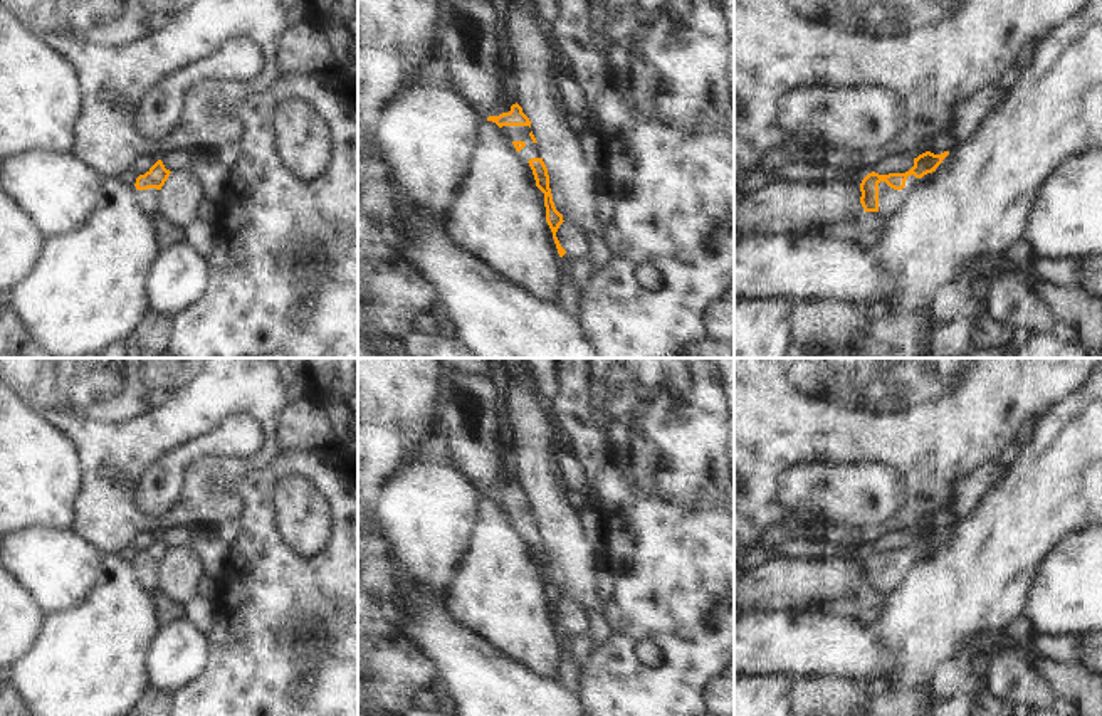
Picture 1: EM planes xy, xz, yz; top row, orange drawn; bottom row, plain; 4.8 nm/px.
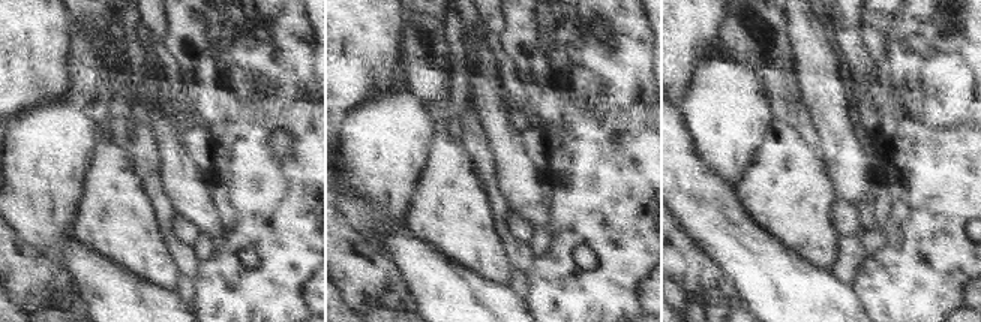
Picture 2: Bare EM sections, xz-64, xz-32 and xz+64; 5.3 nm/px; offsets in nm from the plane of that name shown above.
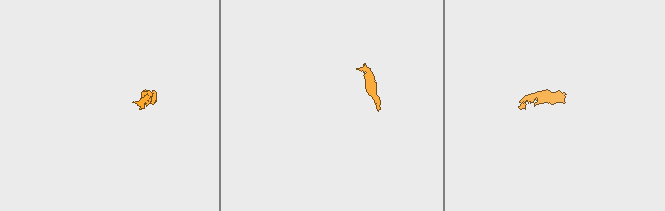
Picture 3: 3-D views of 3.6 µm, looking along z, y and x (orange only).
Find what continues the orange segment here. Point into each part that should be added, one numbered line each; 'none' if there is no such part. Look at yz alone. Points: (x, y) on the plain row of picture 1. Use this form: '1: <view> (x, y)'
1: yz (889, 575).

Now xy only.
1: xy (150, 573).

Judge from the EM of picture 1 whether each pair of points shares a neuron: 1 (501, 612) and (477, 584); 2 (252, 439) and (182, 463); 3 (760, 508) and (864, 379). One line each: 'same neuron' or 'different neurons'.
1: same neuron
2: same neuron
3: same neuron

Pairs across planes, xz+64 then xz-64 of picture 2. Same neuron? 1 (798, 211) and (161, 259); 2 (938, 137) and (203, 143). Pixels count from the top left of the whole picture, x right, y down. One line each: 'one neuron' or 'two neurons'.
1: one neuron
2: two neurons

